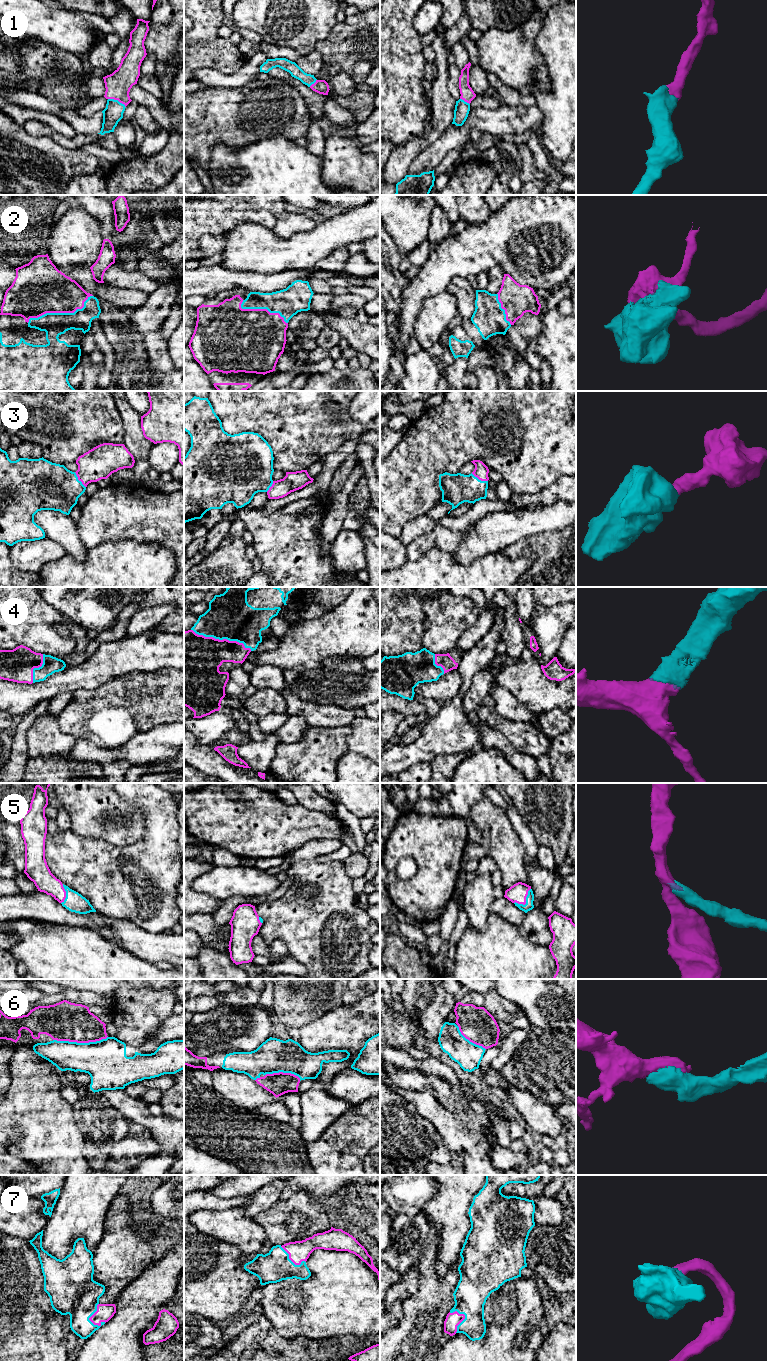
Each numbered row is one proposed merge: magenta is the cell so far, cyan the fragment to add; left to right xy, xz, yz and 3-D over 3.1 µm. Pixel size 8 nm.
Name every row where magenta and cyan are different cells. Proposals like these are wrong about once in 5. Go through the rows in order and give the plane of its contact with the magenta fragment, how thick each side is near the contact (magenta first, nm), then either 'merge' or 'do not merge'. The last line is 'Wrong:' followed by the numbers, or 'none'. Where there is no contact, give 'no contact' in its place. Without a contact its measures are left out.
1: xy | 200/160 nm | merge
2: xy | 420/190 nm | merge
3: xy | 260/380 nm | merge
4: xz | 380/360 nm | merge
5: yz | 150/70 nm | merge
6: xy | 320/340 nm | merge
7: xy | 140/380 nm | merge
Wrong: none

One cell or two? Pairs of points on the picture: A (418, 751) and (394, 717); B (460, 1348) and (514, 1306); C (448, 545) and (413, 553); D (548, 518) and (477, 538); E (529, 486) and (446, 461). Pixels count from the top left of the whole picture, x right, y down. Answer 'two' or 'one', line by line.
A: two
B: one
C: one
D: one
E: one

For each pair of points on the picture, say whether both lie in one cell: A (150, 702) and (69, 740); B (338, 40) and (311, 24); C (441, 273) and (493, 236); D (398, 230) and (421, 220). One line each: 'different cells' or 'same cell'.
A: different cells
B: different cells
C: same cell
D: same cell

